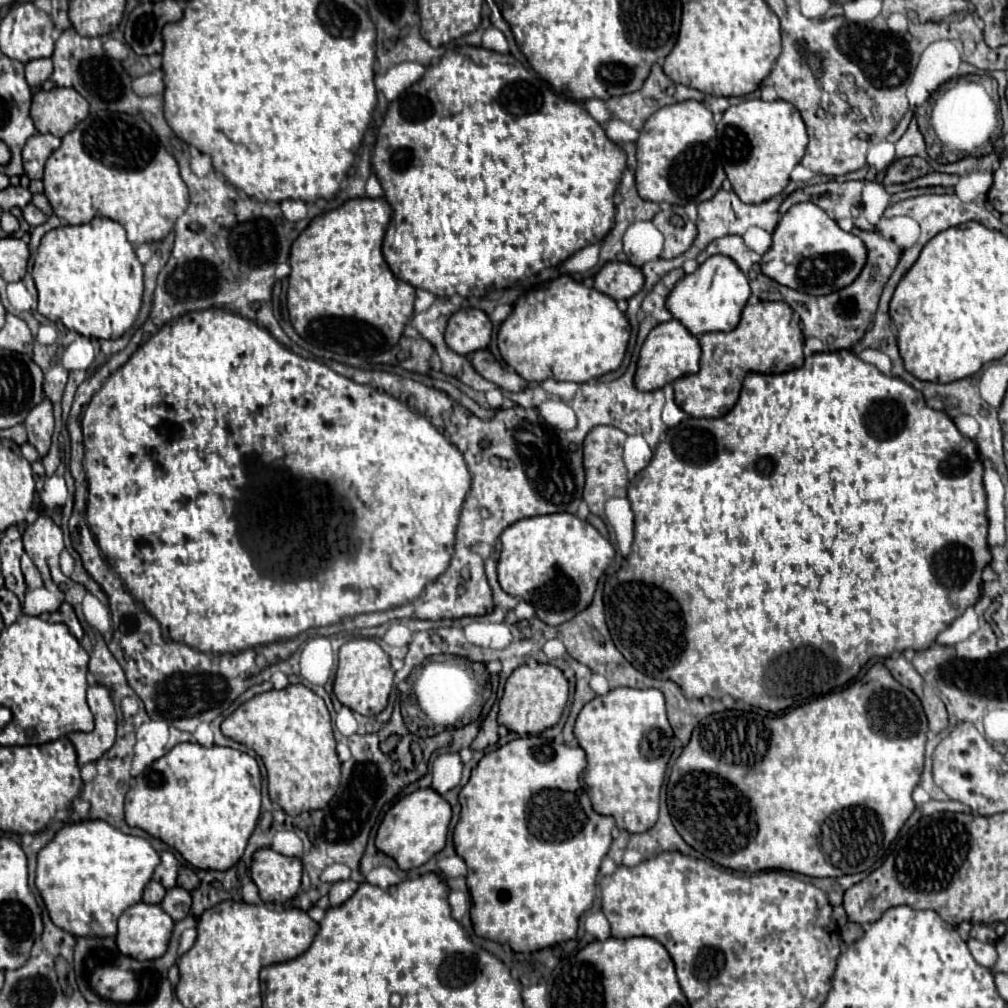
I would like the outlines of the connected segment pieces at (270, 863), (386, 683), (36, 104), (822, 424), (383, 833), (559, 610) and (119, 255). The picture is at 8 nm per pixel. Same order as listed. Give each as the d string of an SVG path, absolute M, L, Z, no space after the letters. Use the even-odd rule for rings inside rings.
M260 848L254 852L250 874L266 904L286 902L292 900L300 888L302 862L300 858L282 856L272 848Z
M360 638L342 644L338 654L334 694L344 706L366 718L372 718L386 708L392 684L394 684L394 670L390 666L390 656L374 640Z
M74 88L38 90L32 100L30 116L38 132L62 138L88 116L88 102Z
M850 350L812 354L804 360L802 368L796 368L796 370L790 370L784 374L748 374L742 382L742 392L740 392L736 406L724 418L686 418L678 426L668 428L664 440L658 442L650 464L642 472L638 472L634 476L634 480L628 484L628 500L630 500L632 512L634 512L634 542L632 542L632 550L626 558L628 570L618 570L604 584L606 622L610 628L612 640L614 640L616 648L622 652L622 656L636 670L640 670L646 676L658 678L658 680L664 678L664 680L676 682L682 688L686 698L702 698L702 696L722 698L724 694L728 694L734 700L742 700L742 702L746 702L750 706L758 706L766 712L780 712L780 710L786 710L792 706L802 706L806 702L818 700L824 694L830 694L832 690L848 684L872 656L886 658L894 652L904 652L906 648L926 650L936 640L936 636L950 626L952 620L956 620L968 606L974 606L978 602L980 590L982 590L980 574L992 560L990 550L988 550L988 540L986 540L988 516L986 516L986 492L984 492L982 476L984 476L984 466L982 466L982 458L978 454L976 442L962 436L960 430L956 428L954 420L944 410L930 408L920 390L912 388L910 384L906 384L904 380L900 380L896 376L882 374L878 368L862 362Z
M420 788L404 796L398 804L394 804L388 810L376 834L376 848L392 856L398 862L400 870L418 868L446 846L450 818L452 818L450 804L434 788Z
M576 514L524 518L508 526L500 536L498 582L504 592L532 604L542 622L558 626L590 606L596 584L614 554L612 544Z
M94 218L88 224L60 226L50 230L40 242L32 278L38 290L38 312L52 322L62 322L68 330L74 330L86 338L120 338L134 324L142 306L142 264L136 258L134 246L126 238L126 230L110 218Z

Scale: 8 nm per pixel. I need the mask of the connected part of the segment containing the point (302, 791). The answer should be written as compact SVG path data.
M304 684L268 690L244 702L222 722L222 734L254 750L268 770L268 794L286 814L326 808L340 782L340 760L324 700Z

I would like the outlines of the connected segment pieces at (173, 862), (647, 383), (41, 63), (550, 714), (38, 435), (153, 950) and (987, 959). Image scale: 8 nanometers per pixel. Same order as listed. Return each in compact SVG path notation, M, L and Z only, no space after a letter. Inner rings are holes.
M166 850L162 854L160 866L154 870L154 880L158 880L164 888L174 888L176 878L178 878L178 860L170 850Z
M672 318L668 320L666 324L658 324L658 328L654 328L642 350L640 350L640 358L638 358L638 370L636 370L636 376L634 376L634 382L640 390L658 390L658 388L664 388L664 384L668 382L674 382L676 378L680 376L686 376L686 374L696 374L698 372L698 362L700 362L700 342L694 334L690 334L686 330L686 326Z
M38 58L26 64L26 80L30 88L40 88L48 78L52 76L52 60L50 58Z
M538 664L536 668L518 666L504 686L504 696L500 700L498 724L506 726L516 734L540 734L546 728L558 724L568 702L568 680L562 670L552 664Z
M48 398L42 400L28 416L26 416L26 432L28 432L28 442L36 448L36 452L42 456L48 454L50 450L50 438L54 430L54 416L52 416L52 404Z
M138 902L118 920L116 944L124 956L152 960L168 950L174 920L156 904Z
M970 938L970 940L968 940L968 948L970 948L970 952L972 952L974 960L976 960L980 966L992 968L992 966L996 964L998 954L996 954L994 944L986 944L986 942L980 942L980 940Z

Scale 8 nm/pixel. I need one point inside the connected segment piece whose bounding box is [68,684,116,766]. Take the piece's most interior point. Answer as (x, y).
(89, 746)

